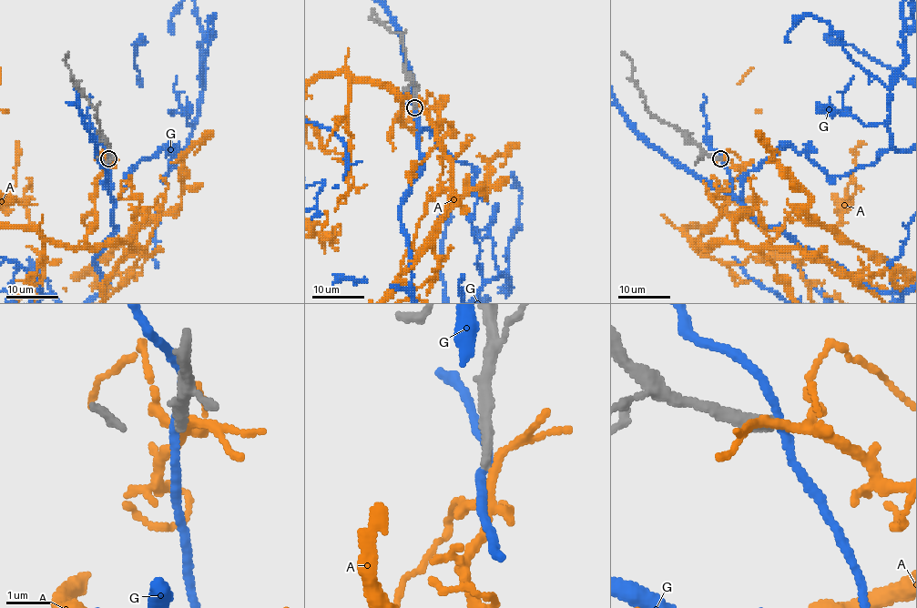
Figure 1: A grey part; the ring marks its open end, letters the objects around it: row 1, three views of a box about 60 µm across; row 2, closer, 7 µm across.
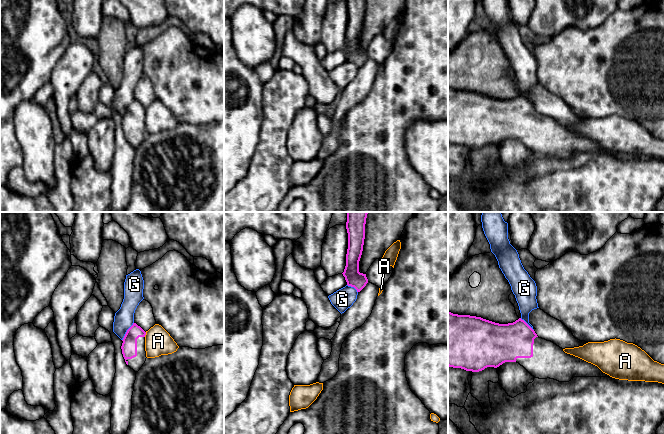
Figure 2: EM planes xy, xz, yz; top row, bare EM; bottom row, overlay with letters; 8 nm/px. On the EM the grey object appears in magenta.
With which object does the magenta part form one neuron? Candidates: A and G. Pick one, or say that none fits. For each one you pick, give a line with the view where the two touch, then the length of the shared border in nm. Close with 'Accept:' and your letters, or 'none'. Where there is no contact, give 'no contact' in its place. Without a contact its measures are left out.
Accept: none

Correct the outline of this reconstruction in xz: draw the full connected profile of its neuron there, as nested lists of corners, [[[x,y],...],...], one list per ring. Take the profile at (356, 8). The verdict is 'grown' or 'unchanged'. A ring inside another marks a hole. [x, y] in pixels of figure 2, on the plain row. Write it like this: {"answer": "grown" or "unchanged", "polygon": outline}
{"answer": "unchanged", "polygon": [[[346,0],[348,9],[348,25],[346,42],[342,49],[348,62],[360,68],[368,59],[366,50],[359,48],[359,37],[365,15],[365,0]]]}

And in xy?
{"answer": "grown", "polygon": [[[136,99],[127,106],[121,122],[126,140],[138,148],[146,137],[145,127],[146,108]]]}

